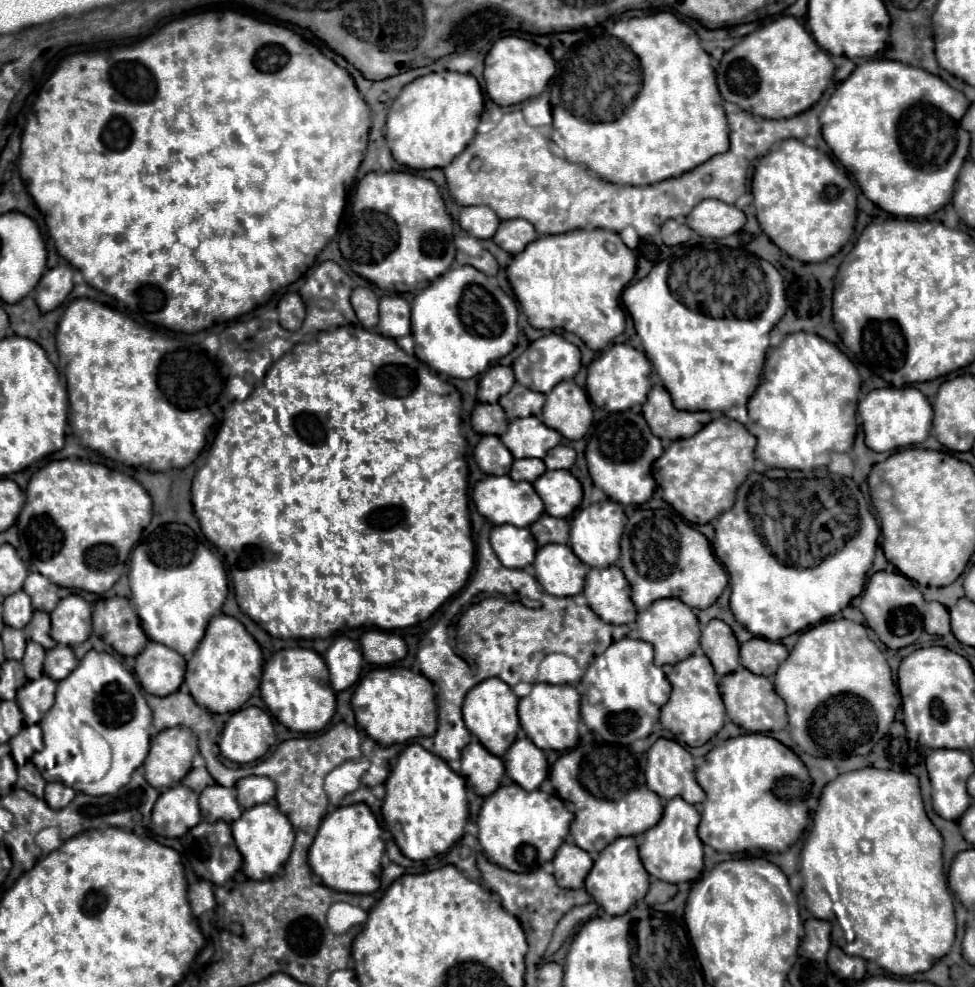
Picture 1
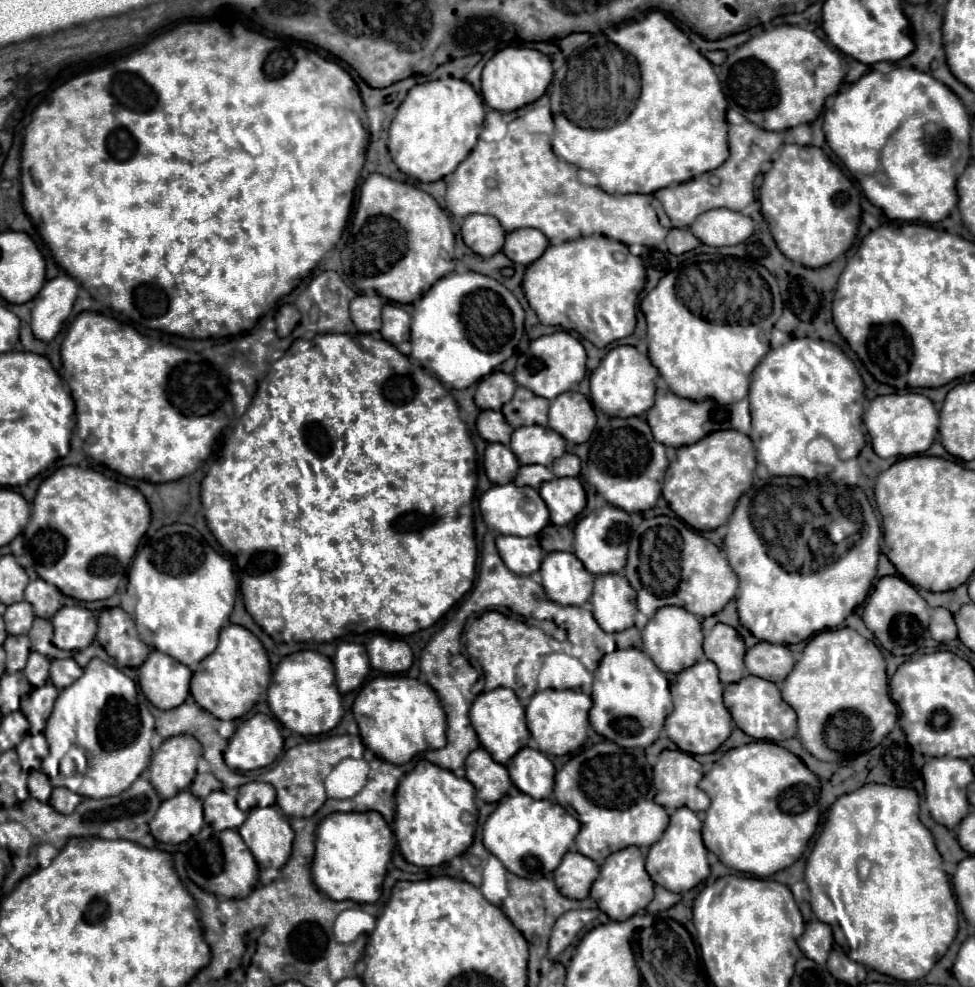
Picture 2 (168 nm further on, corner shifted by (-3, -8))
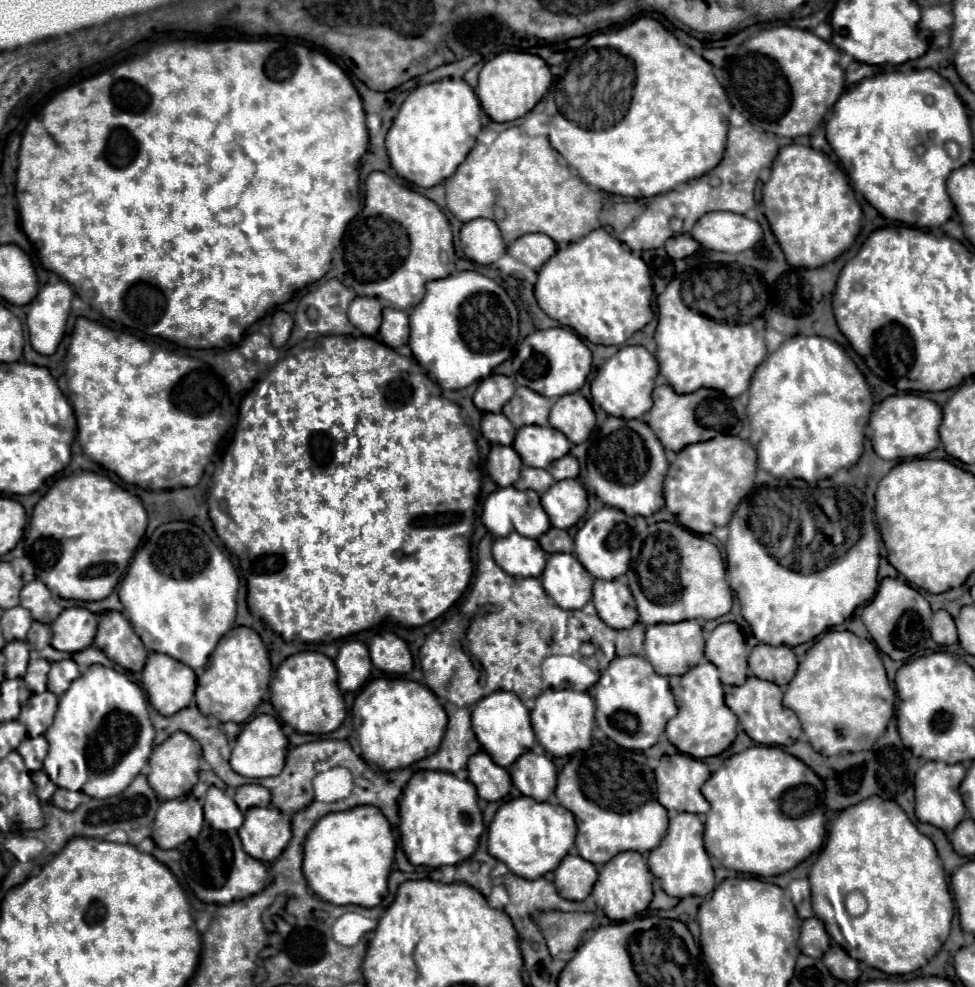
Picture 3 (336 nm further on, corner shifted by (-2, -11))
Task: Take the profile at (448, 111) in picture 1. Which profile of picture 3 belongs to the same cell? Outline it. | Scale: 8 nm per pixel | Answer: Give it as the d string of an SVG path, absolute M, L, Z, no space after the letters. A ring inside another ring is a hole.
M442 79L414 89L402 103L388 135L386 149L394 171L420 187L434 187L450 177L476 145L482 129L482 107L464 79Z

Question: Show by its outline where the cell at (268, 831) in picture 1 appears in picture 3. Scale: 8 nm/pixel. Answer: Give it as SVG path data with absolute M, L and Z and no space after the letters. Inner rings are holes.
M256 807L246 813L244 825L238 829L244 851L258 861L276 861L290 843L290 817L276 807Z

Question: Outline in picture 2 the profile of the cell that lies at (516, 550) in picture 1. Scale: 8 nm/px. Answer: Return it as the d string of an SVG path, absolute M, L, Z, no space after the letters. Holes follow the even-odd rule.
M497 536L497 550L501 558L505 558L509 570L525 576L537 572L545 556L537 536Z

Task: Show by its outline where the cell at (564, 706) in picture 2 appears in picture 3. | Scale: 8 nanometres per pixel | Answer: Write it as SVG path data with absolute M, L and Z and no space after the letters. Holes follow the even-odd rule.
M548 689L536 697L536 707L530 711L532 729L536 735L538 745L554 755L566 757L576 751L584 751L592 743L592 729L594 729L594 699L588 693L578 693L572 689L554 691Z

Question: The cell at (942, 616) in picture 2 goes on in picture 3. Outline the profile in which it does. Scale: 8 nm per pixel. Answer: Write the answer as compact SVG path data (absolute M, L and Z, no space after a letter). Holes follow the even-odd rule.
M940 609L934 613L932 619L932 627L930 627L930 635L938 645L954 645L958 643L958 635L956 635L956 625L950 617L948 611Z

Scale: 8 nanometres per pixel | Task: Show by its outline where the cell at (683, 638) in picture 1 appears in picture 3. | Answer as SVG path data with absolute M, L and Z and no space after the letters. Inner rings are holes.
M680 621L680 623L656 623L646 629L646 659L652 663L658 675L684 675L690 667L698 665L704 659L704 637L698 621Z

